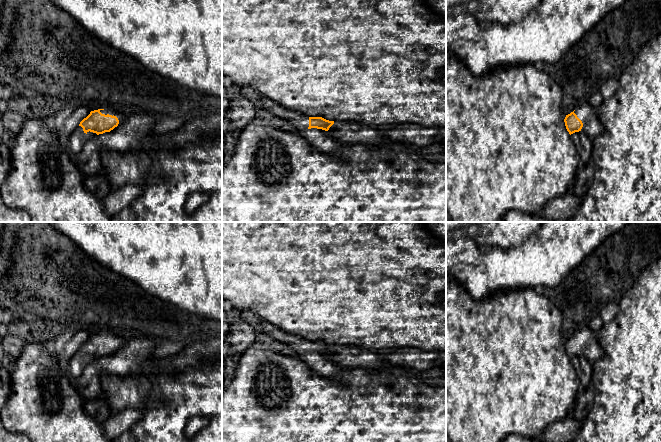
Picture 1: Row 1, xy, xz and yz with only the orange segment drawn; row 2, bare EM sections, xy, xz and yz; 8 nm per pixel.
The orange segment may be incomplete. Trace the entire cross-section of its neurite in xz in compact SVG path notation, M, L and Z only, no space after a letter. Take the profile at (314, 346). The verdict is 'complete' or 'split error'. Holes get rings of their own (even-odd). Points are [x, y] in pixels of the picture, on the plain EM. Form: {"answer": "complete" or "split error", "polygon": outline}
{"answer": "split error", "polygon": "M260 317L257 318L264 332L281 343L292 347L297 352L297 358L304 361L308 367L318 374L337 376L345 369L327 356L334 345L322 341L308 341L296 334L284 331Z"}

